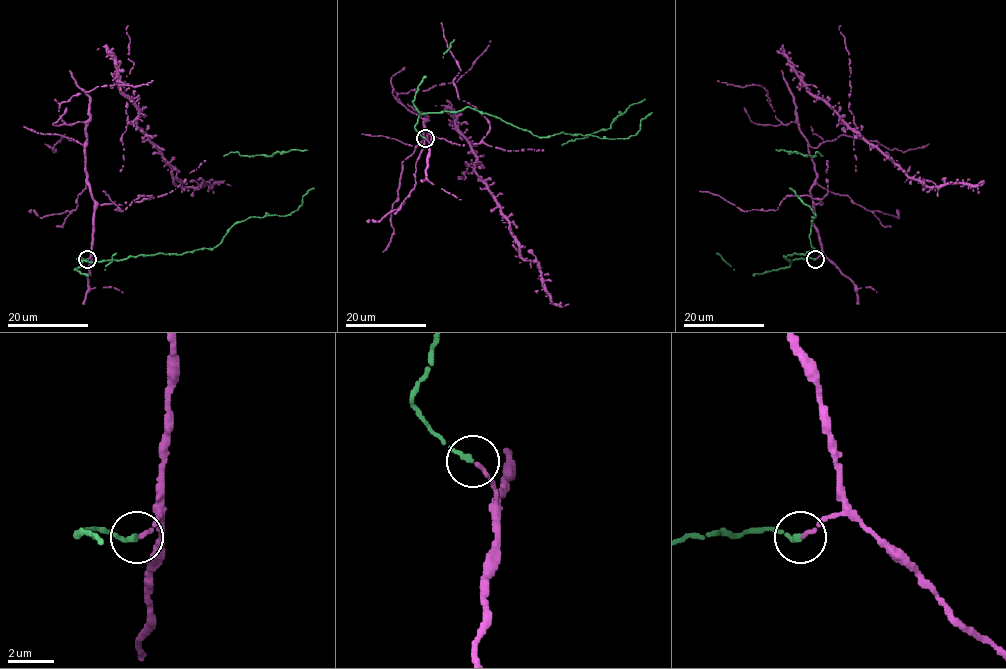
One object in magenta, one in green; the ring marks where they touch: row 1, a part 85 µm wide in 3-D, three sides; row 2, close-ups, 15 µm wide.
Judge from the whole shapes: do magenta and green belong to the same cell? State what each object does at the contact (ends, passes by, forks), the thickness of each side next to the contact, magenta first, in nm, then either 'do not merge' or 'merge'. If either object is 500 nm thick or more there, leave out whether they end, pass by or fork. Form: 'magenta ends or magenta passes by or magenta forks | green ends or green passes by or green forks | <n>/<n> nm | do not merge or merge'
magenta ends | green ends | 170/260 nm | merge

